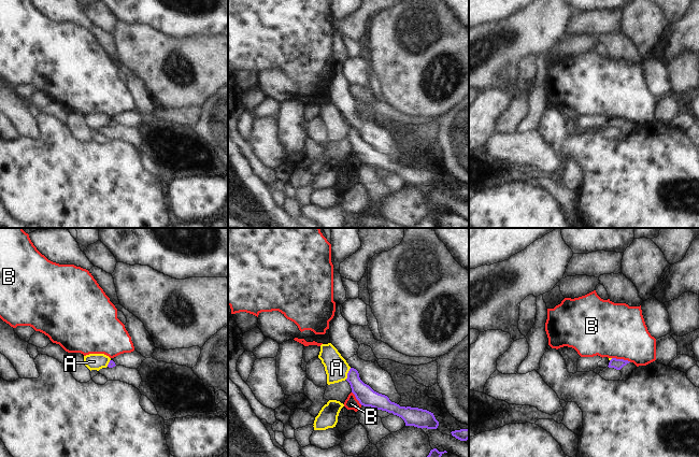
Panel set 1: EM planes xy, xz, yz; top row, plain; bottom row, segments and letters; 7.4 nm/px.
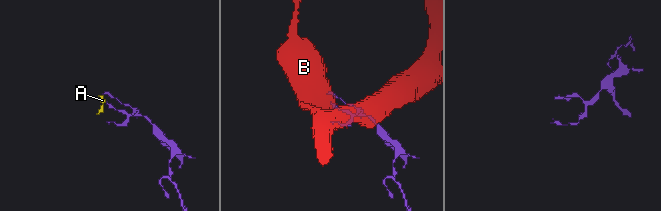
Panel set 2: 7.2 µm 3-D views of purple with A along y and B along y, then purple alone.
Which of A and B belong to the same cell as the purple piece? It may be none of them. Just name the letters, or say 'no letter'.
no letter

